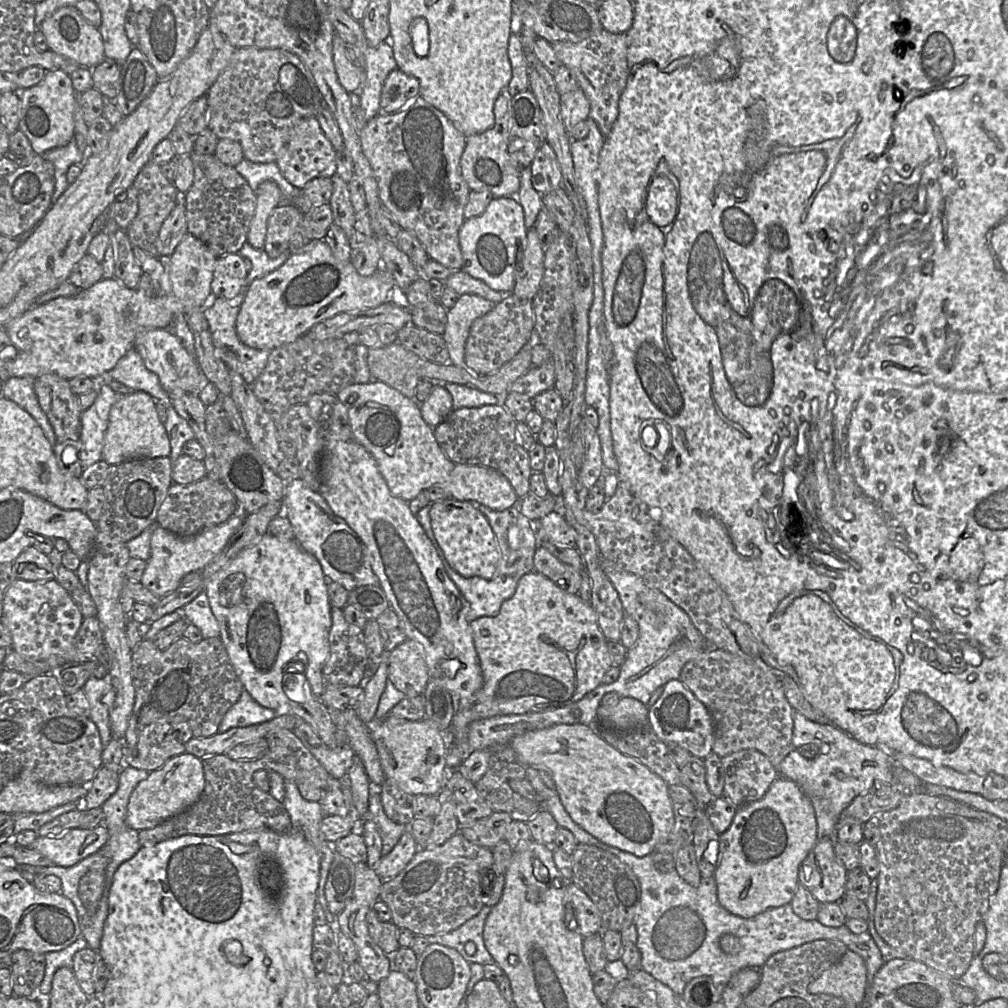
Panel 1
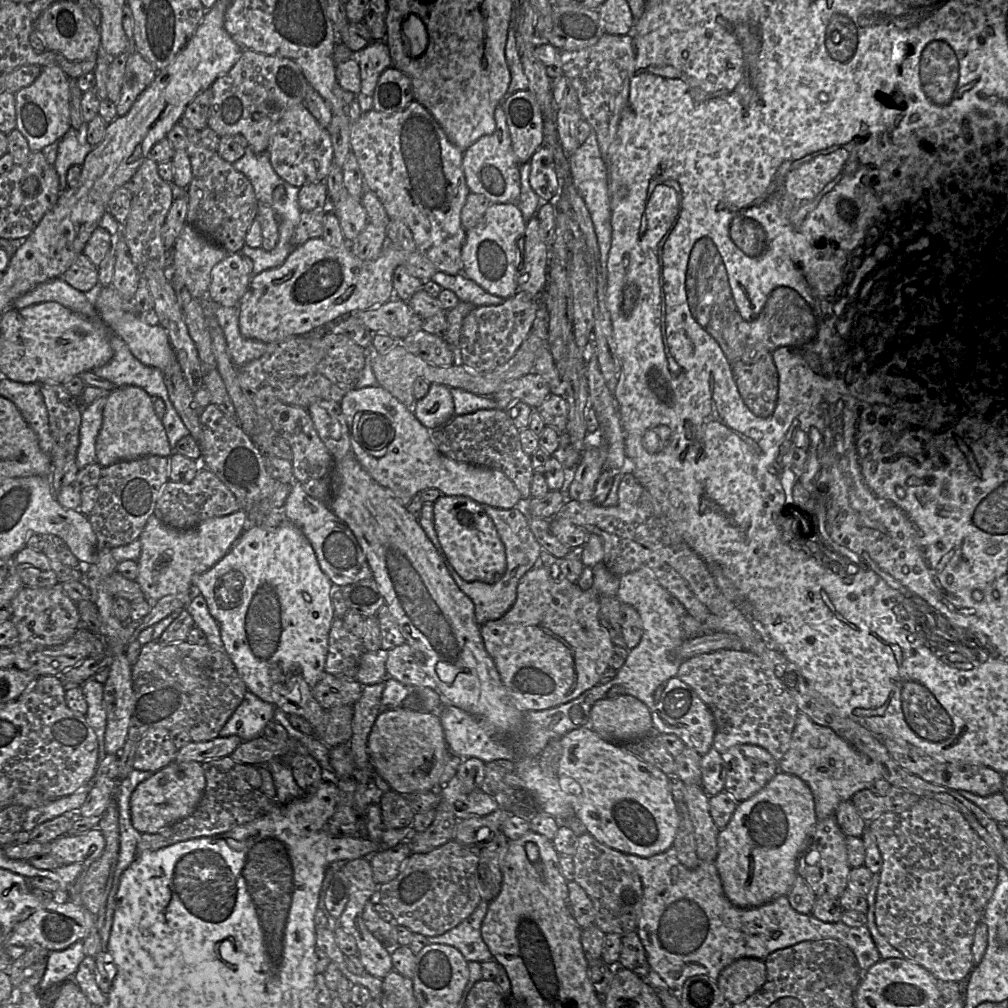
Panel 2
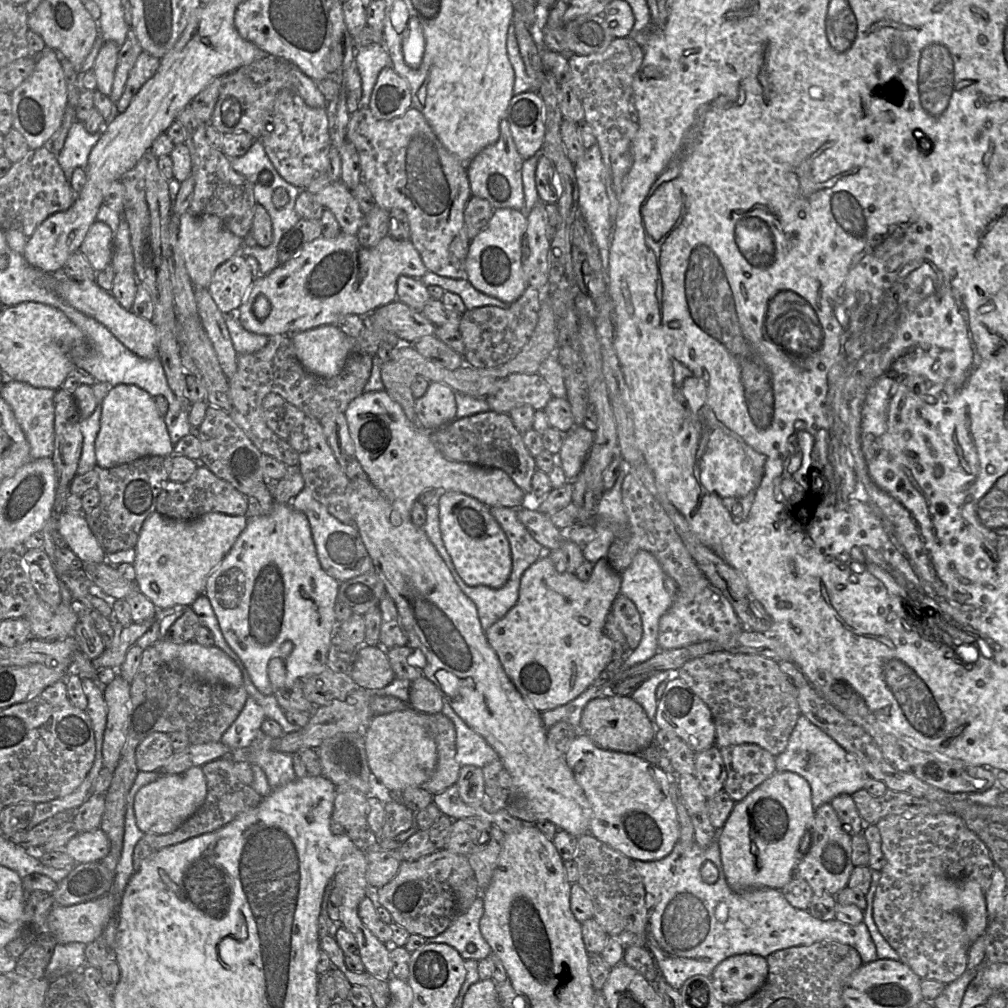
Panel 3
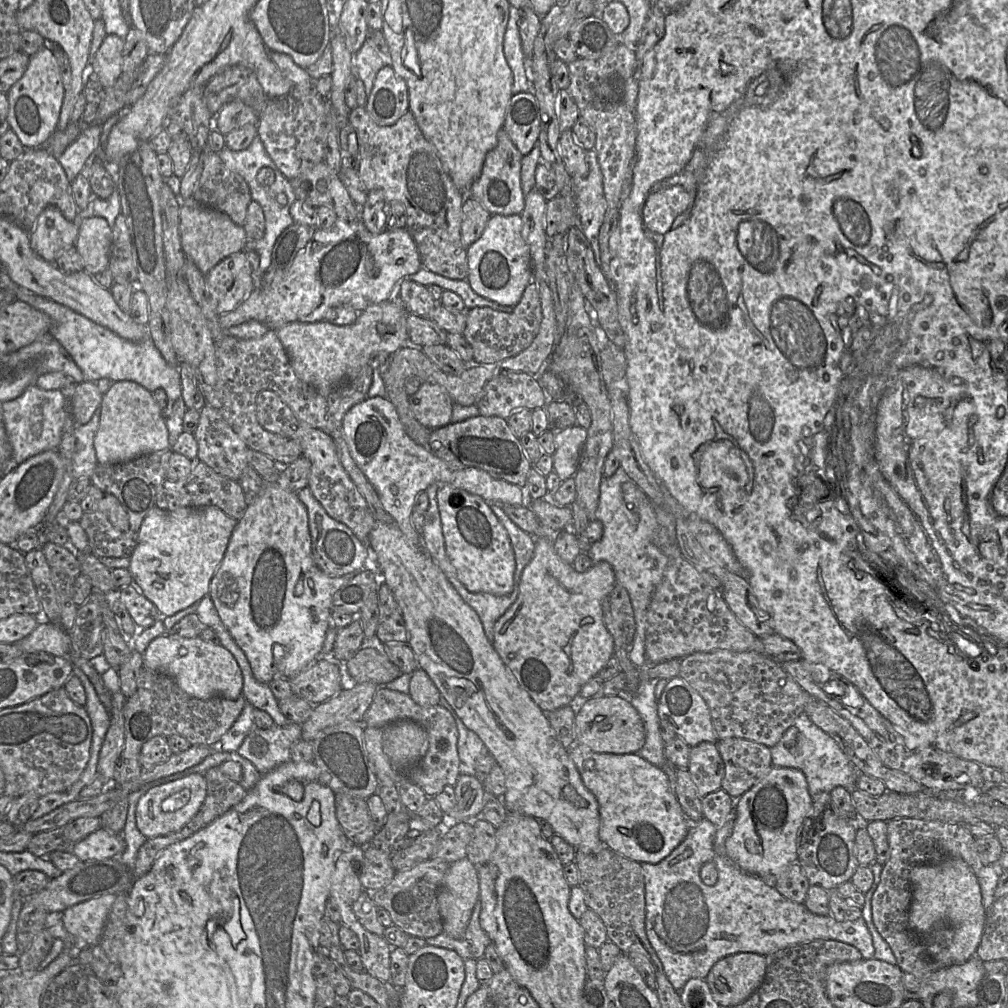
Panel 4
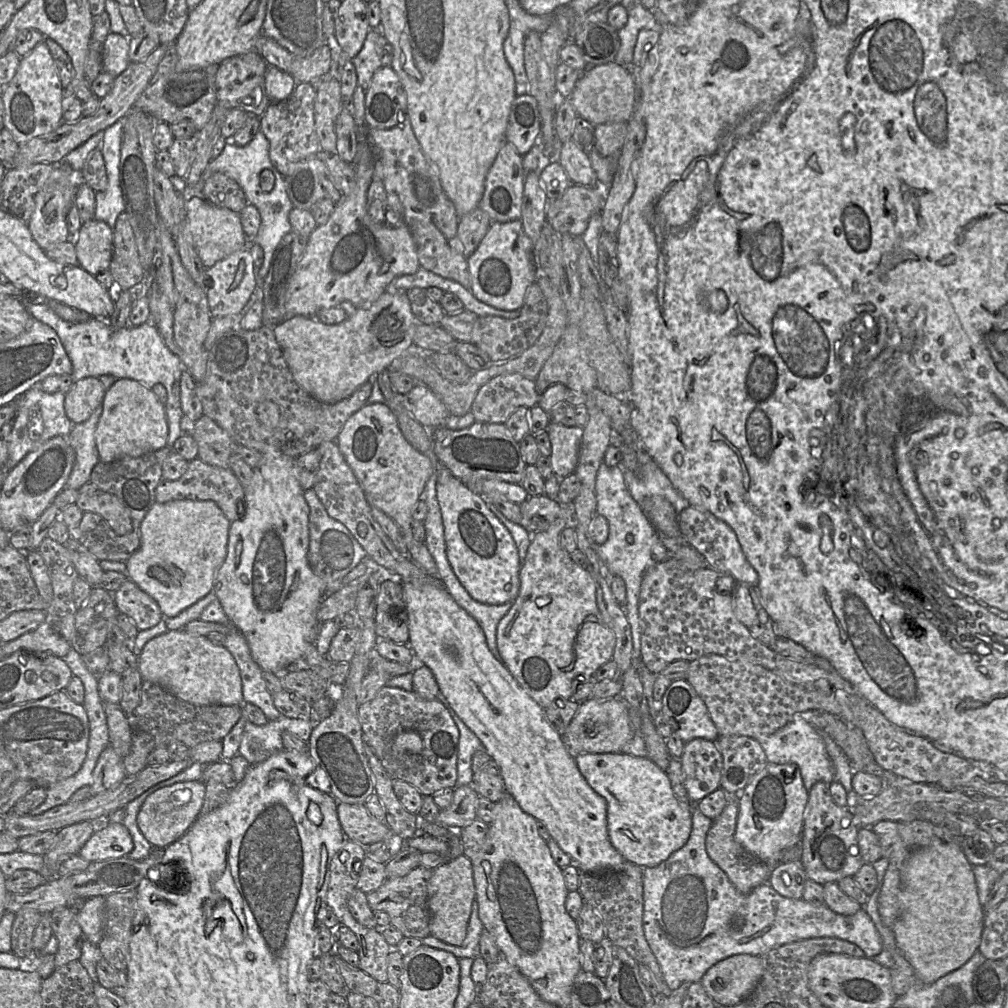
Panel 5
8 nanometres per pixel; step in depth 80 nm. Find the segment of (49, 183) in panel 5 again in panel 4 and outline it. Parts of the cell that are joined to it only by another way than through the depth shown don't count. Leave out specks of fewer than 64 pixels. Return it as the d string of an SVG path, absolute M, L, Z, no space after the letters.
M91 201L85 210L78 210L73 221L67 220L56 206L47 206L29 233L31 248L46 261L55 263L66 248L75 245L81 222L90 216Z

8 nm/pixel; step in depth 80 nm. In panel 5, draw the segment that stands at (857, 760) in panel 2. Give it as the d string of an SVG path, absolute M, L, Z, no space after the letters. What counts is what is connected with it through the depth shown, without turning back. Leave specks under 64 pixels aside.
M795 714L792 720L763 740L757 740L763 748L767 761L774 764L796 764L801 772L807 791L819 781L830 784L835 780L834 767L827 754L825 743L817 729L806 719L805 714Z

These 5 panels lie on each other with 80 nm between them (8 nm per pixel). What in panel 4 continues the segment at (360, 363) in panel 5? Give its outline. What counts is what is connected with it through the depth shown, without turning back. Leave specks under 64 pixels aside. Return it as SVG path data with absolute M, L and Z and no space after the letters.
M392 297L359 312L356 322L351 325L338 326L327 321L314 323L291 322L279 328L276 333L289 356L297 377L314 387L321 395L328 396L346 382L355 379L365 366L372 364L373 359L380 352L394 354L405 346L405 341L409 339L407 330L408 314L409 312L398 297Z

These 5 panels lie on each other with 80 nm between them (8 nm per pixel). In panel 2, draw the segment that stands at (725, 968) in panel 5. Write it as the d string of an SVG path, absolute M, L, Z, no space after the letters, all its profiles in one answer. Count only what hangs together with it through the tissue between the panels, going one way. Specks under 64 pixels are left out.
M741 958L726 966L717 985L730 1005L738 1004L757 992L766 981L765 961Z

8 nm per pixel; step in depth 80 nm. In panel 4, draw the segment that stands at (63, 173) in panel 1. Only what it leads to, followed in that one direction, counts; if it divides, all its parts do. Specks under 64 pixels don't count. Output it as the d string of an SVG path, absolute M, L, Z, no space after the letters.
M89 124L59 156L58 161L65 170L70 182L79 173L85 171L92 157L98 153L101 133L101 125Z

